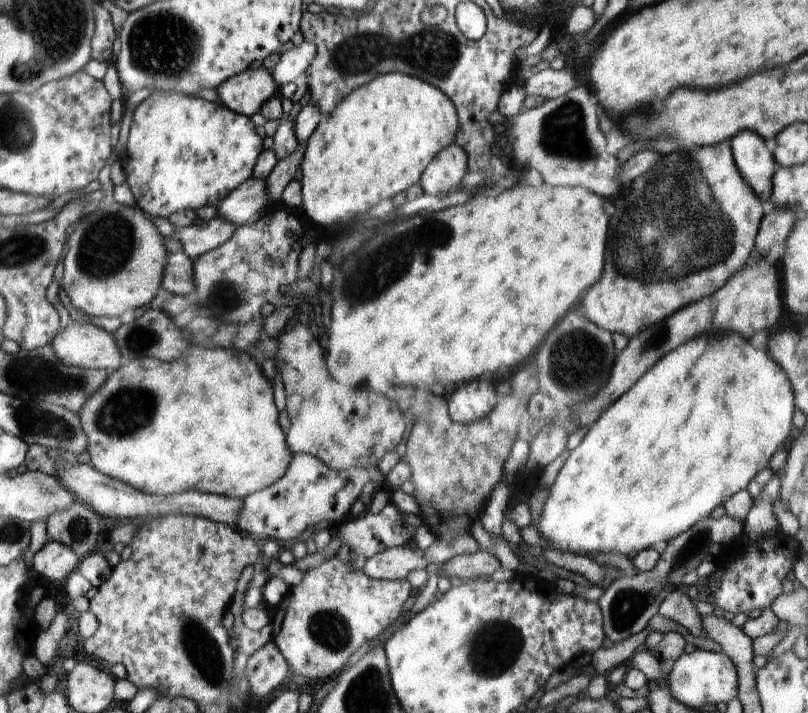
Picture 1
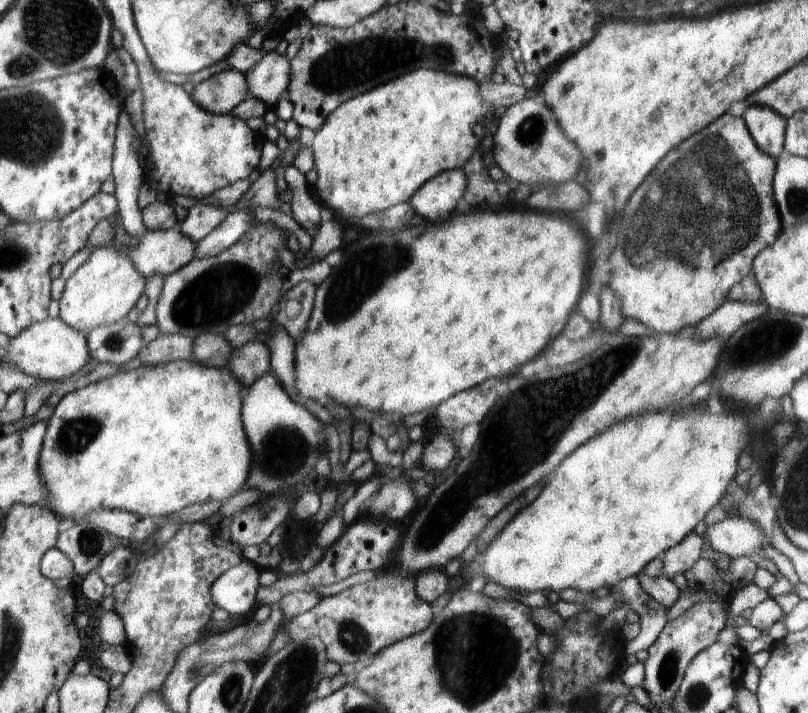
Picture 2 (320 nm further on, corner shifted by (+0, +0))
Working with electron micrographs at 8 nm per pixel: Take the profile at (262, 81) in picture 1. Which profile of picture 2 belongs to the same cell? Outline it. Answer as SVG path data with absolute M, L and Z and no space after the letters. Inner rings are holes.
M229 68L196 84L190 96L207 112L229 114L250 96L250 84L244 73Z

